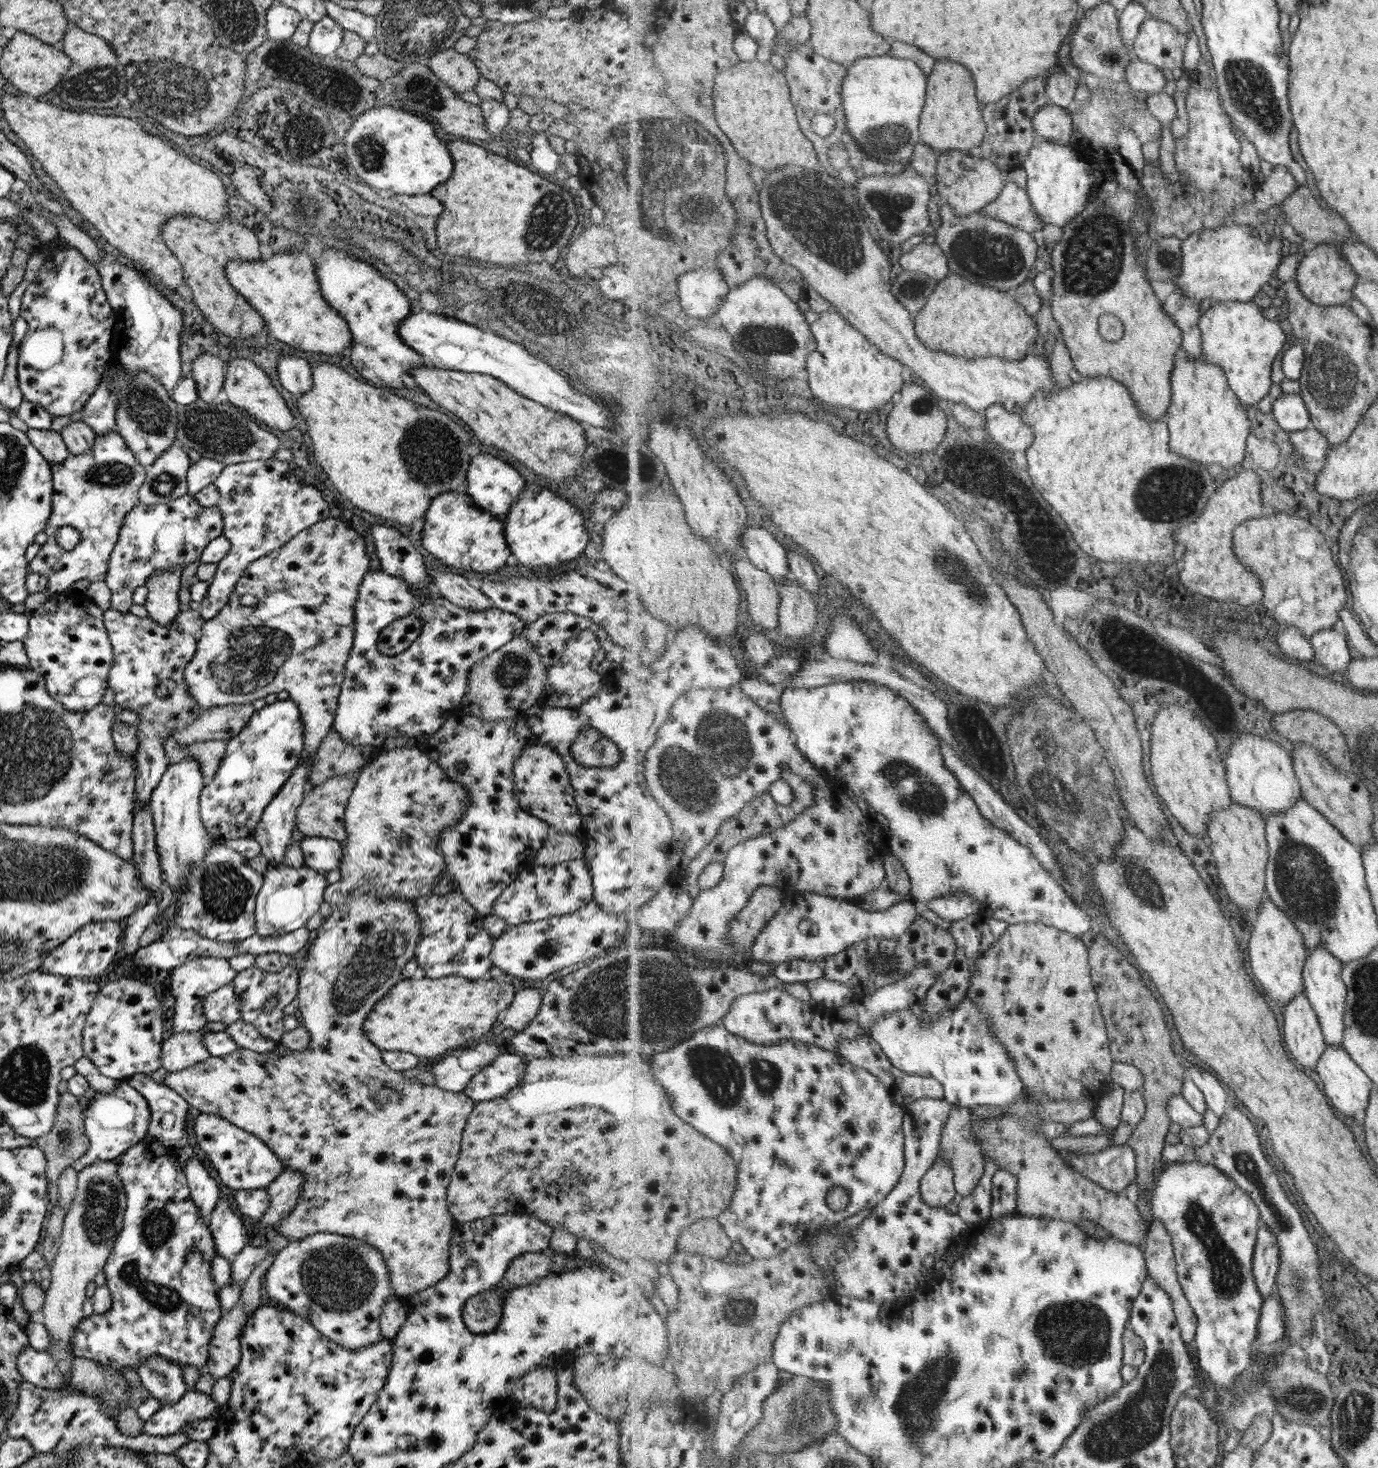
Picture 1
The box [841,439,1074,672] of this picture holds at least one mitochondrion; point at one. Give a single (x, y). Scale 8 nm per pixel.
(952, 570)

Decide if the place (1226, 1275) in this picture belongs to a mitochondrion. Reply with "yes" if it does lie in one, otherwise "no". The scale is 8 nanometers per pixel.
yes

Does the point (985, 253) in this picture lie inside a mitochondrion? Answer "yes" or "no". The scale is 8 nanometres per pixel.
yes

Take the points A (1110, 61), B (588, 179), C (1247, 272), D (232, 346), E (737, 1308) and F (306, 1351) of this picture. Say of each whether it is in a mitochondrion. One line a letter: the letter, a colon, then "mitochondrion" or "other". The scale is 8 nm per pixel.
A: mitochondrion
B: other
C: other
D: other
E: mitochondrion
F: other

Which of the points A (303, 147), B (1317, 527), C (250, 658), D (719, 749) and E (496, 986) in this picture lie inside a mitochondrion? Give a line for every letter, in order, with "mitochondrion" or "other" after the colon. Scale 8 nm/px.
A: other
B: other
C: mitochondrion
D: mitochondrion
E: other

